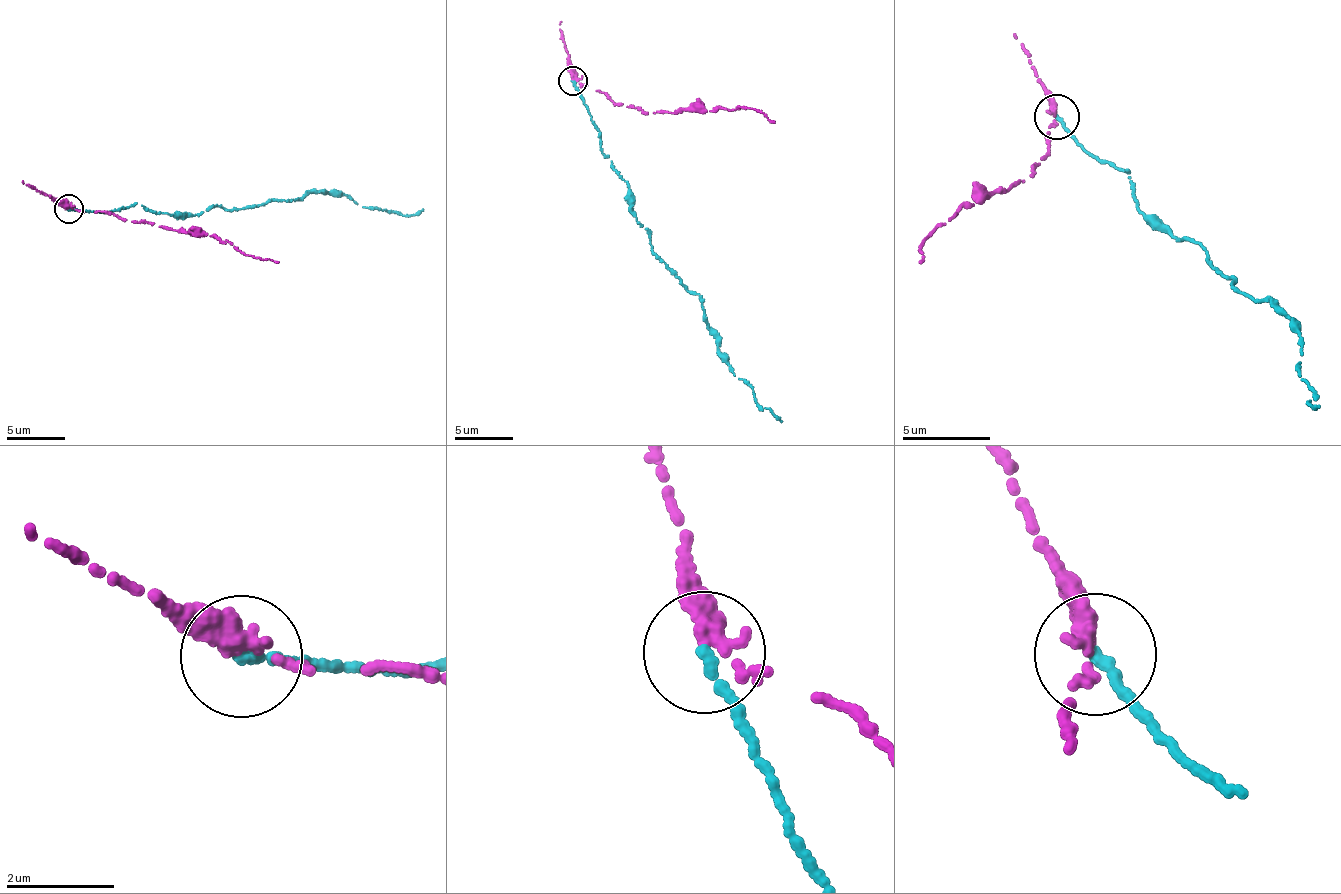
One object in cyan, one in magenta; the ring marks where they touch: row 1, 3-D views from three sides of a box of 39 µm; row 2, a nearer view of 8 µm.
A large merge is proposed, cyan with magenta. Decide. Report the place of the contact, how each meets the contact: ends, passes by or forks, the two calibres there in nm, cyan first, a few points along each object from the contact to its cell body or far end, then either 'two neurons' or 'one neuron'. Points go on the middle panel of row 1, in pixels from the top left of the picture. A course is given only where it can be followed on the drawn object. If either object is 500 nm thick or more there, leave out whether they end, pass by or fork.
at (573, 81); cyan ends there; magenta passes by; 240 nm thick on the cyan side, 320 nm on the other; cyan runs (574, 80), (654, 254), (701, 301), (729, 368), (781, 421); magenta runs (574, 80), (609, 94), (612, 102), (640, 110), (732, 111), (740, 106), (762, 112), (774, 123); two neurons

